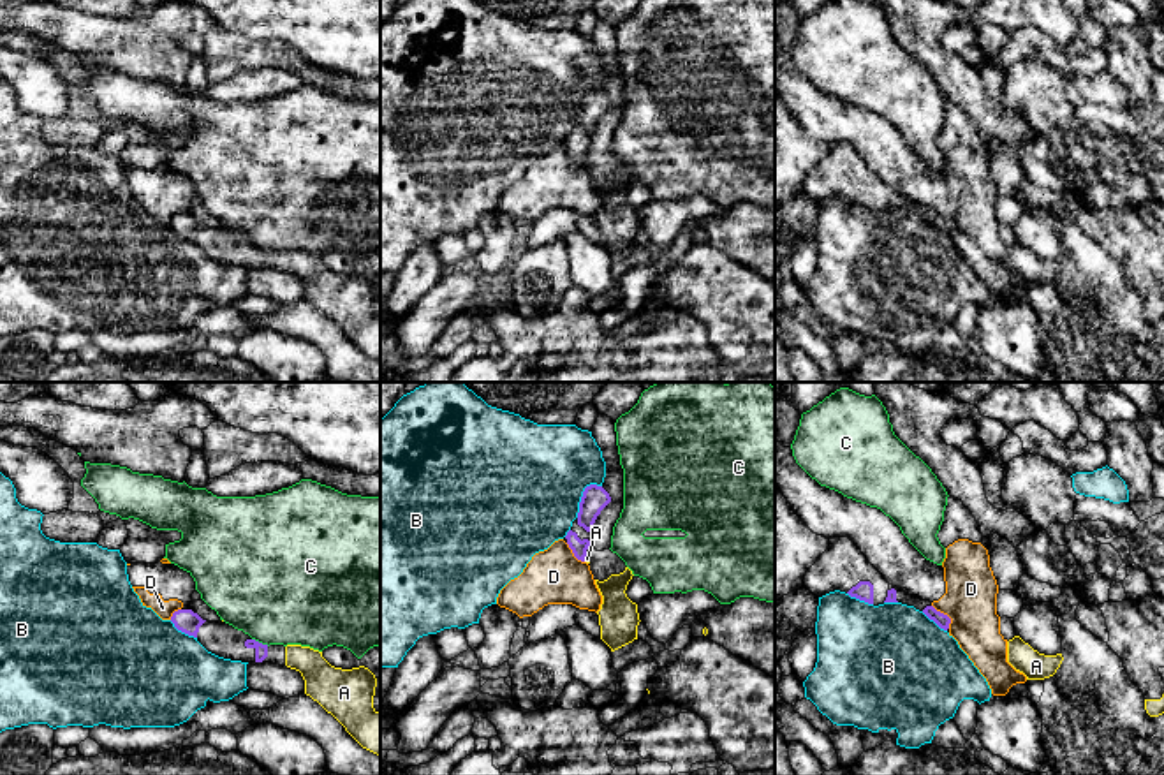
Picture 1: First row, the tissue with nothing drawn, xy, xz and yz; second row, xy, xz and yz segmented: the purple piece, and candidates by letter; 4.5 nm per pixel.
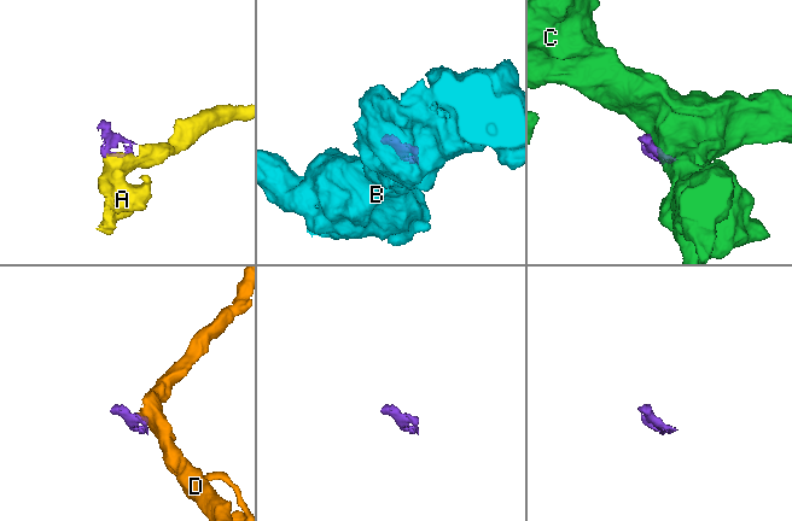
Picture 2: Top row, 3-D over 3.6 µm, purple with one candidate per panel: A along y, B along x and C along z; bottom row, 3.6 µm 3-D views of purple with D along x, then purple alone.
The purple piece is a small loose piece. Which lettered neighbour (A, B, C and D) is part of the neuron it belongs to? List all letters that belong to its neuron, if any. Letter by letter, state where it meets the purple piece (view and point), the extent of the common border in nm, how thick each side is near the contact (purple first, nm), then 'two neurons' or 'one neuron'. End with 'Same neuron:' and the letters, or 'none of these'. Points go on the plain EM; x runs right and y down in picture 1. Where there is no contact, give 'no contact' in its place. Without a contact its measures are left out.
A: contact xz (585, 161); length 40 nm; calibres 70 and 30 nm; one neuron
B: contact xz (583, 101); length 190 nm; calibres 120 and 480 nm; two neurons
C: contact xy (261, 249); length 90 nm; calibres 60 and 480 nm; two neurons
D: contact yz (946, 221); length 140 nm; calibres 70 and 240 nm; two neurons
Same neuron: A

